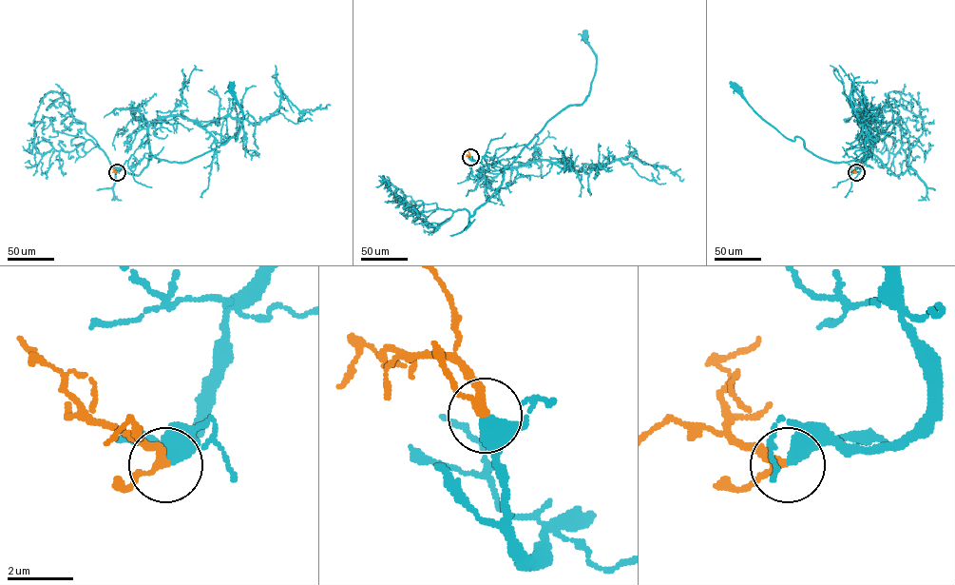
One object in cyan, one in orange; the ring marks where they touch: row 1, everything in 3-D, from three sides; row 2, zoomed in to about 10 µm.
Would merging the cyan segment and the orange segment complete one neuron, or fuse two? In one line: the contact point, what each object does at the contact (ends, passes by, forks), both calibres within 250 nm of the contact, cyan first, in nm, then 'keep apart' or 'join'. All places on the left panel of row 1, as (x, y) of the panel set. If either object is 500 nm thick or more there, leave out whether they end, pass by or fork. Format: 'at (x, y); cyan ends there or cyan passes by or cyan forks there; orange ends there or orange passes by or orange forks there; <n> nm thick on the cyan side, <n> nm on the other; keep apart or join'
at (117, 172); 550 nm thick on the cyan side, 220 nm on the other; join

